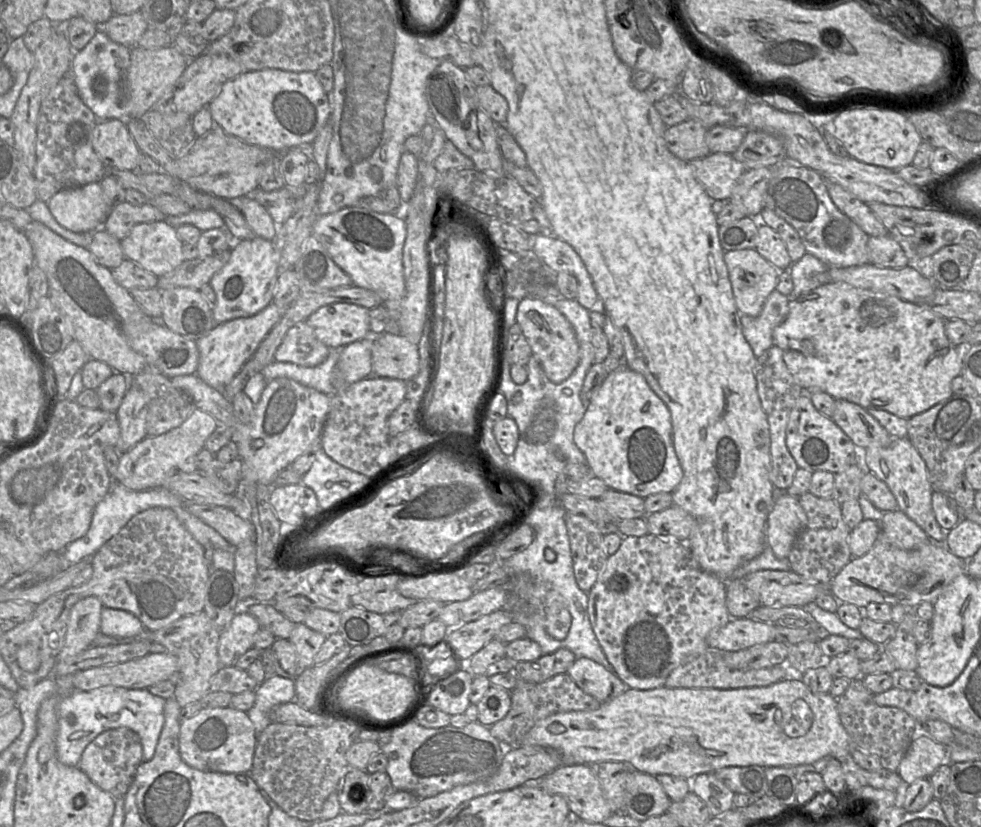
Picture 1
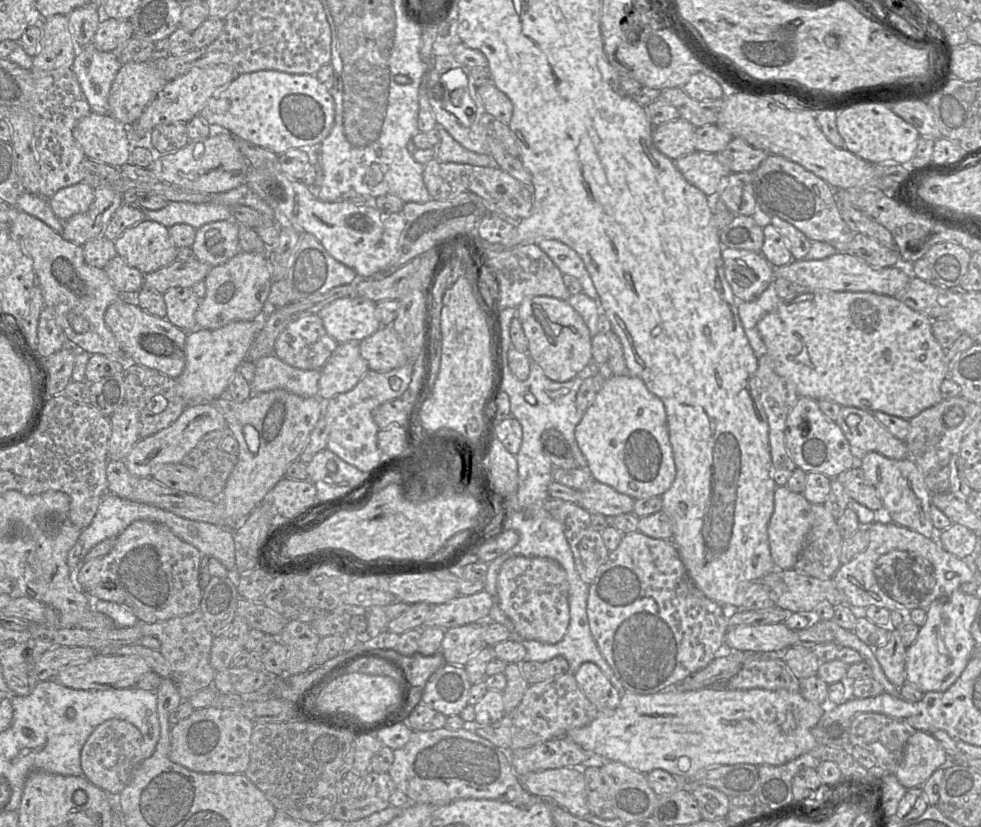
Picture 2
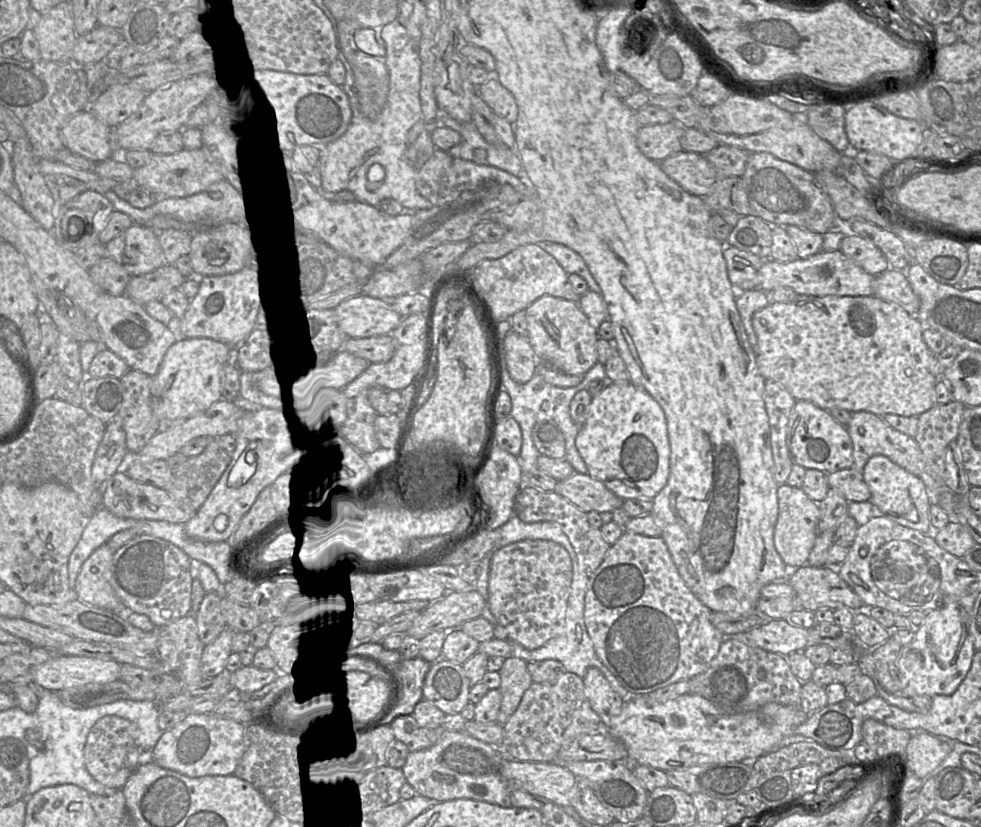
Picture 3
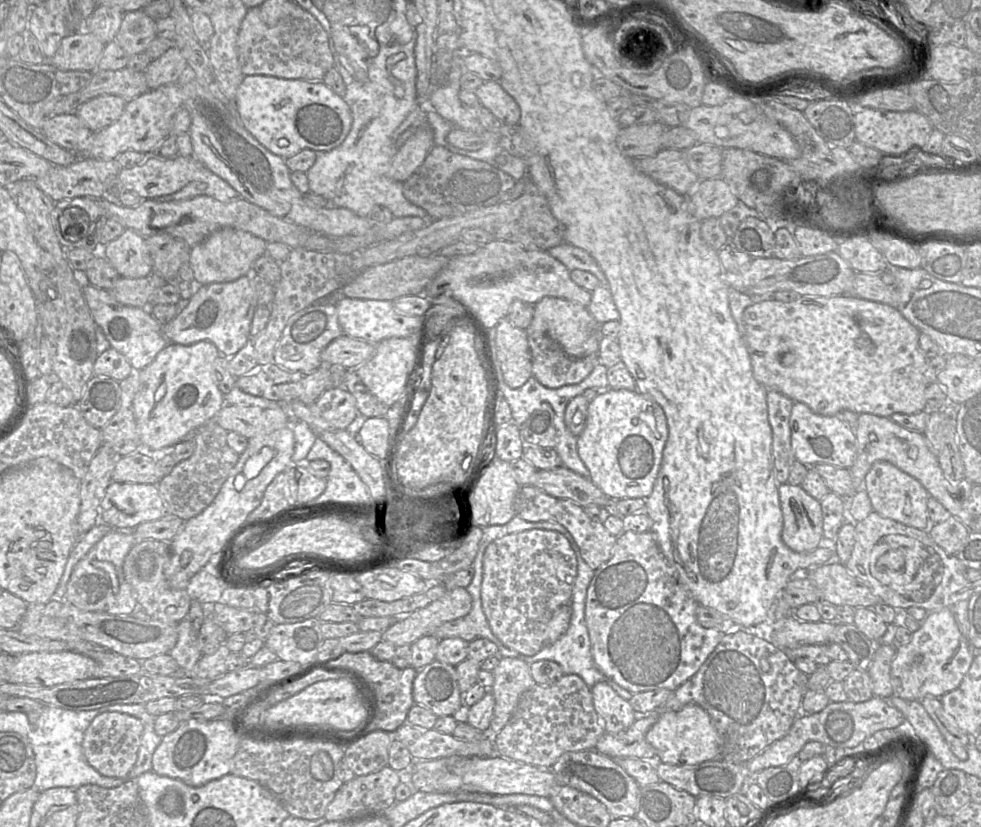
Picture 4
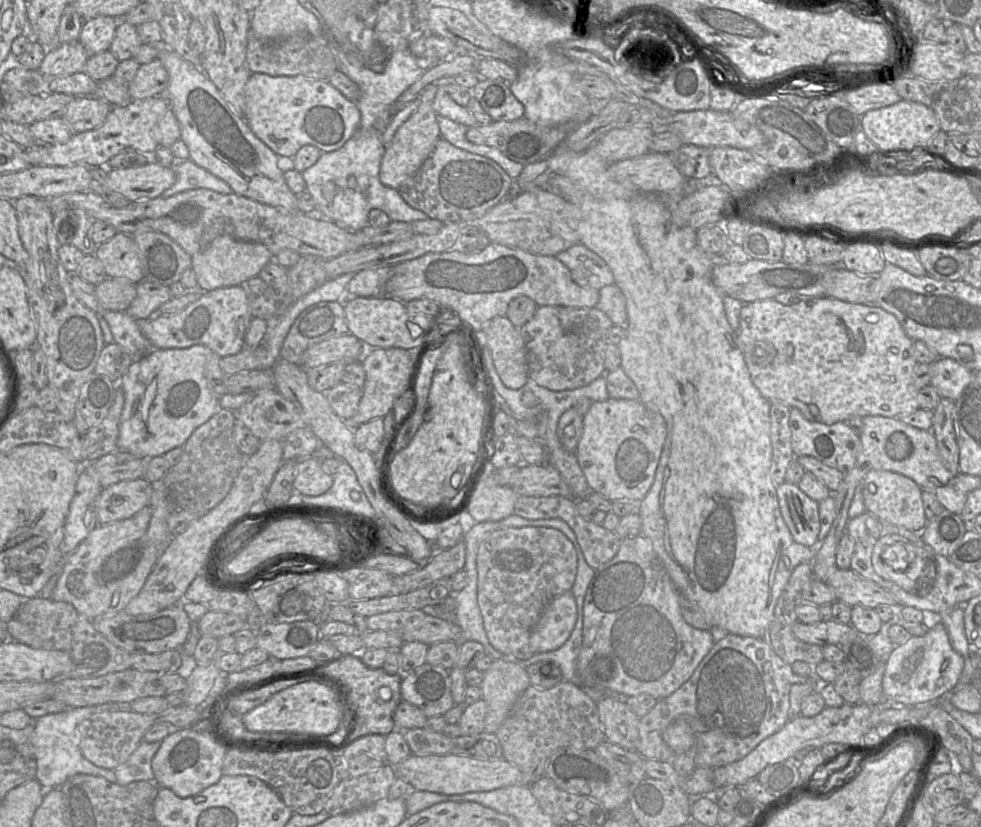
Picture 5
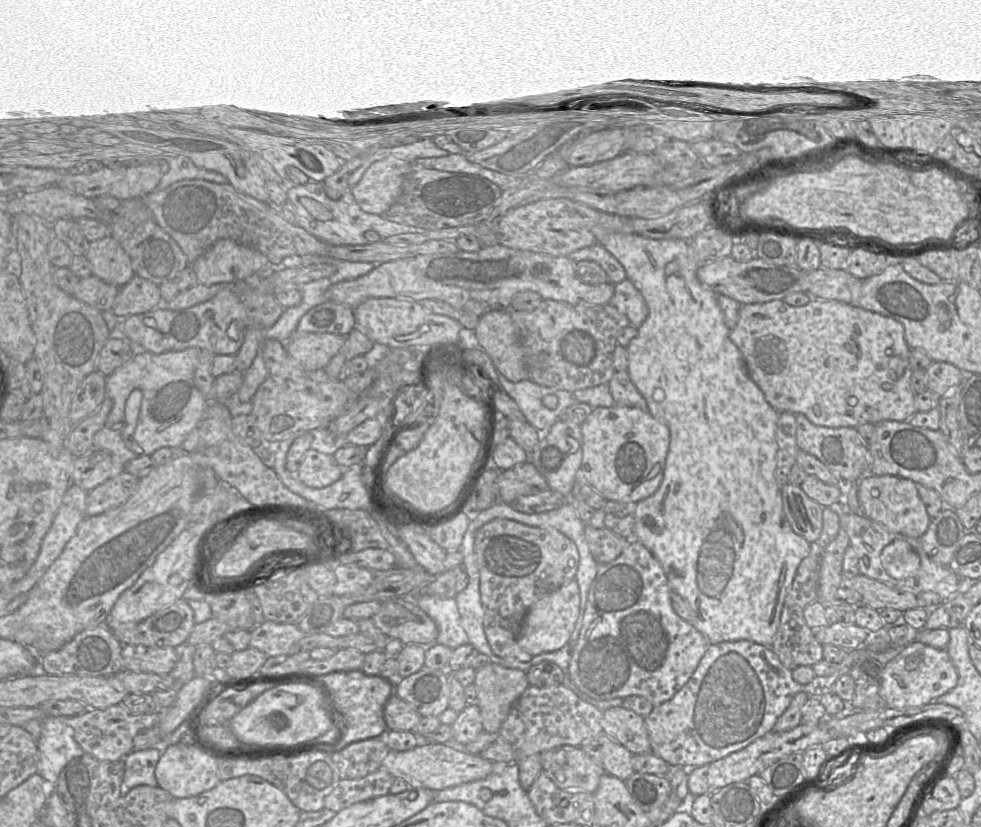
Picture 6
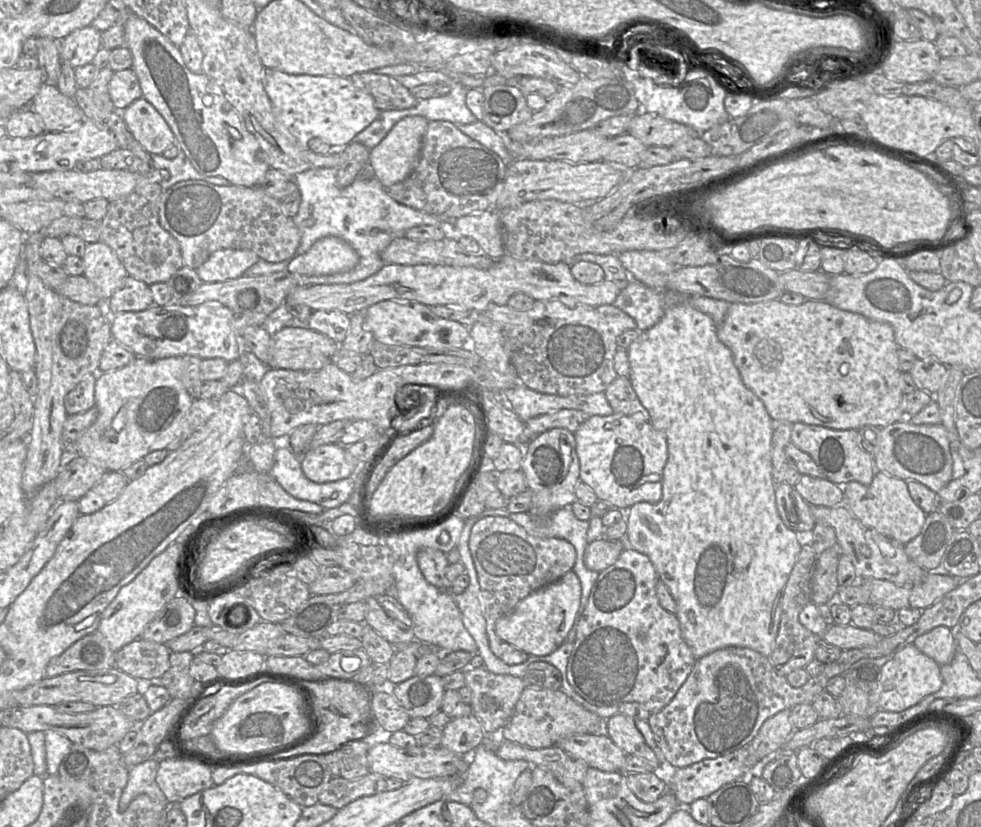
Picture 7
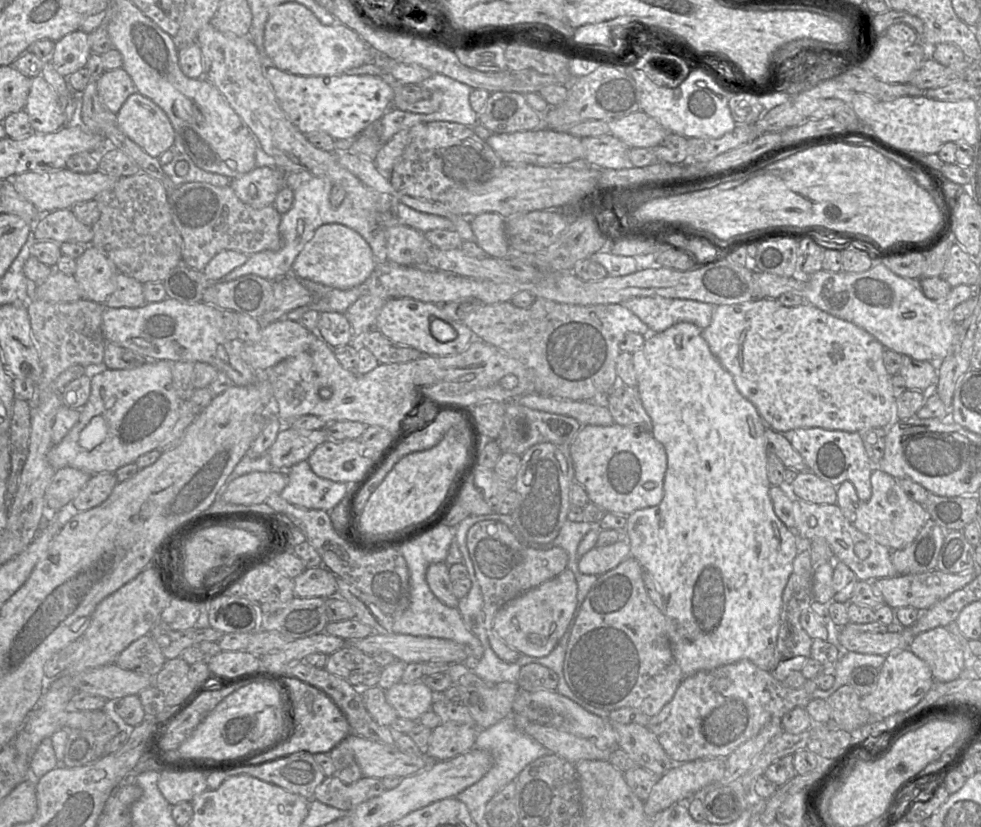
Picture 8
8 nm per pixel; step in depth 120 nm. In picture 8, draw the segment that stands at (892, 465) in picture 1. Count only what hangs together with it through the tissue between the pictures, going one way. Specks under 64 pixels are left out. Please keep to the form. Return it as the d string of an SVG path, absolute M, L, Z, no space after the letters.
M875 468L871 473L872 493L868 501L859 499L854 485L844 481L837 489L837 505L843 515L856 529L890 550L910 545L930 519L925 507L907 496L897 480L888 473Z

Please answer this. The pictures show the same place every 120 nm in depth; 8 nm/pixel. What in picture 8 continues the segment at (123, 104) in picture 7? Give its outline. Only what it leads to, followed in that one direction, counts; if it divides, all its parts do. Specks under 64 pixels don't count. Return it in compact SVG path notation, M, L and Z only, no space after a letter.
M125 69L105 71L97 80L97 90L101 102L117 114L127 98L138 90Z

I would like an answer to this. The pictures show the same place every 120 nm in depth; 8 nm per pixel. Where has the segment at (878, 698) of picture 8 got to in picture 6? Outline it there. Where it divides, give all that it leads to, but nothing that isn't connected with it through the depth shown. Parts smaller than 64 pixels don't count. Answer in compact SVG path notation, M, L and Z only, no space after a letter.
M919 641L904 646L901 652L884 665L879 695L887 707L905 708L930 703L950 690L958 681L957 670L946 649L937 649Z

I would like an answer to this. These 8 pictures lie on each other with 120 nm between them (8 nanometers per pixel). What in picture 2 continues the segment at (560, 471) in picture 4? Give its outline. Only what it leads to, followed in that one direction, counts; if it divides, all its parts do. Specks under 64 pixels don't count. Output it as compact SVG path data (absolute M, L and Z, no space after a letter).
M594 481L578 491L581 491L580 506L590 514L616 517L633 512L635 499L606 484Z

